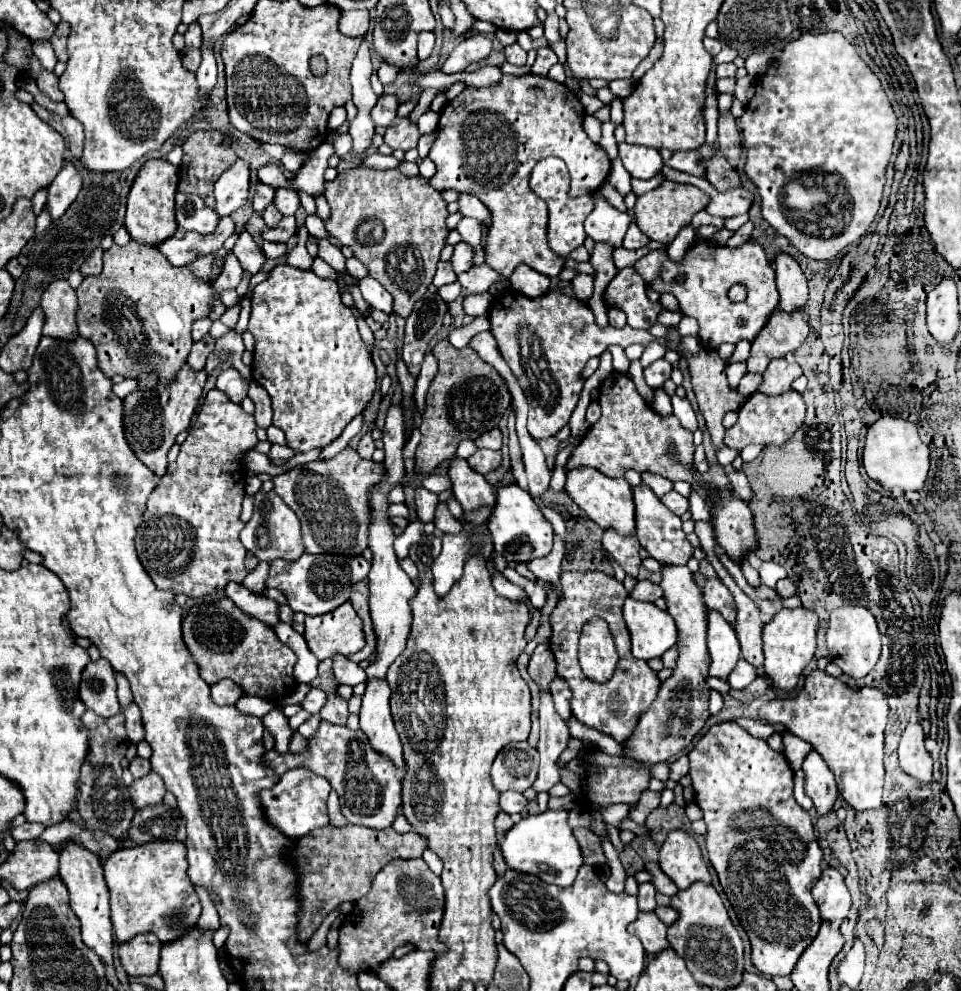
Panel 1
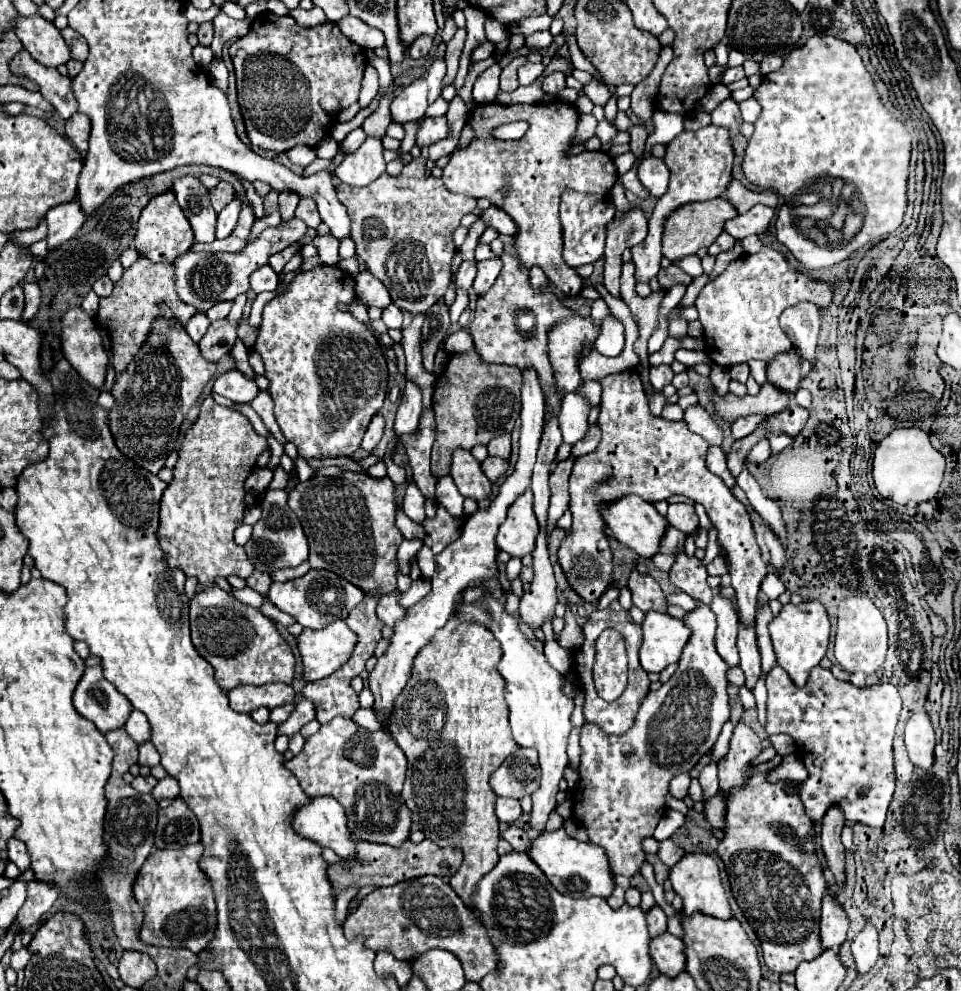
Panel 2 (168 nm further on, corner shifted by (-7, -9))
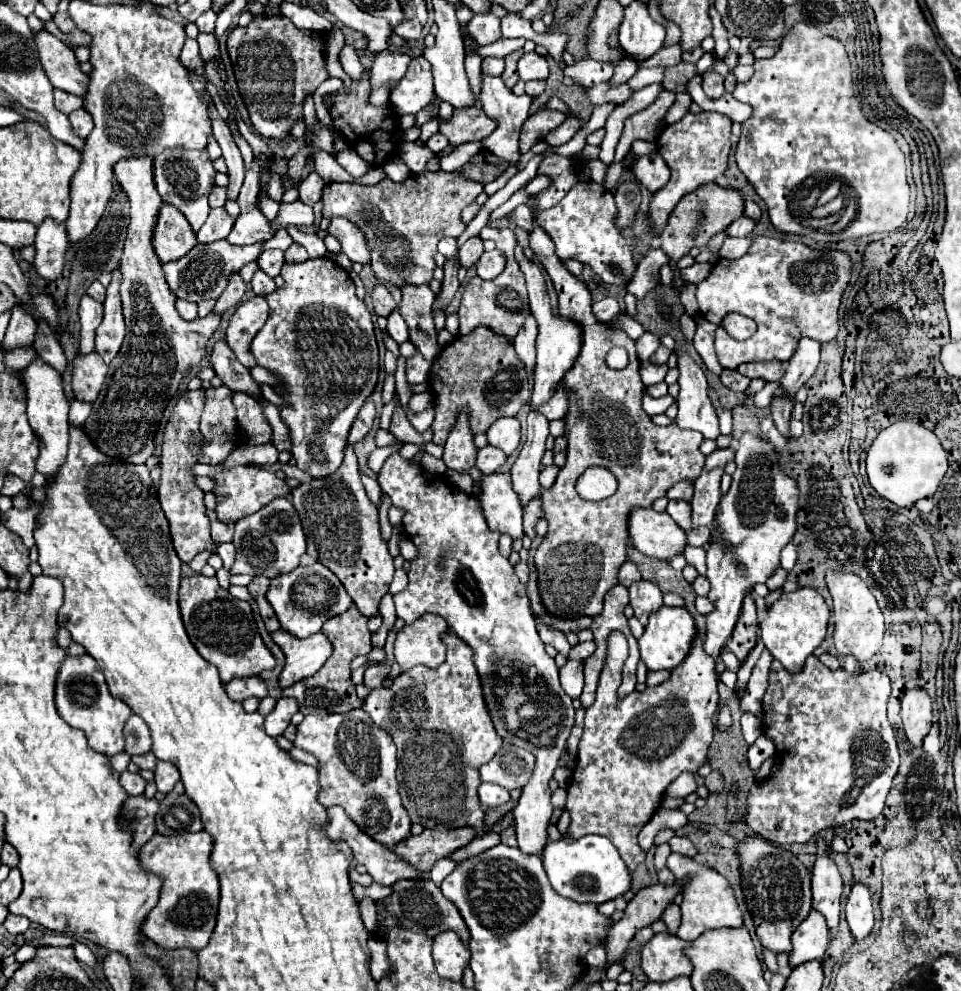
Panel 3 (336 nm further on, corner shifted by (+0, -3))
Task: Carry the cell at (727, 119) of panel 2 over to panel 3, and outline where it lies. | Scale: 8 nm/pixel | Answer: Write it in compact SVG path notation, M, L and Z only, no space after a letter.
M715 71L703 73L703 83L701 83L701 87L703 87L703 91L705 91L709 97L713 97L713 99L717 99L717 97L721 97L721 95L725 93L725 89L723 89L723 77L721 77L719 73L715 73Z

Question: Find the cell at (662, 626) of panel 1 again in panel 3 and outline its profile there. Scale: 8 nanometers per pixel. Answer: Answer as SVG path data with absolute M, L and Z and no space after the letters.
M661 607L657 613L649 617L649 625L639 639L639 649L641 649L641 659L645 661L647 669L651 671L661 671L661 669L675 669L685 661L689 655L691 643L697 637L697 625L691 613L685 607Z

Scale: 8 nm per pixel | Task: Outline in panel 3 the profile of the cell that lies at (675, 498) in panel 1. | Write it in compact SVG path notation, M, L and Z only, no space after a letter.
M669 501L667 513L671 515L671 519L683 529L683 531L691 531L691 505L687 501Z

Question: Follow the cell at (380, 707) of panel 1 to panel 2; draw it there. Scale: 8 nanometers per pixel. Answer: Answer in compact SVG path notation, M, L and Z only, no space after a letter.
M532 369L524 371L522 375L524 375L524 385L522 385L522 413L520 413L520 419L522 419L520 451L518 451L518 463L516 463L512 475L506 477L506 481L500 485L500 493L492 499L492 503L488 507L482 507L476 513L466 517L460 537L454 543L450 543L440 555L436 555L438 569L432 577L432 591L422 601L418 601L414 607L408 609L408 611L412 611L412 615L408 615L408 619L404 619L404 623L400 623L400 627L396 627L388 651L378 659L378 665L374 667L374 671L370 671L368 687L374 695L374 713L382 719L382 723L388 723L388 719L392 717L394 701L400 695L400 691L406 687L406 681L412 675L414 657L418 655L418 651L422 647L426 647L434 639L434 633L440 627L444 627L444 623L450 619L456 599L460 597L460 591L464 587L468 587L470 583L478 583L480 579L500 581L494 537L498 533L498 527L504 523L506 511L512 505L512 501L516 501L530 487L532 467L536 463L540 431L542 431L542 423L544 423L544 395L540 391L538 377Z

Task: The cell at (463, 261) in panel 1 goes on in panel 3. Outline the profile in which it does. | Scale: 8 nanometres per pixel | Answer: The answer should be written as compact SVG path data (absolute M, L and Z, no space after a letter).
M499 249L487 251L481 255L479 263L477 263L477 275L481 279L495 279L497 273L501 273L505 269L505 255Z

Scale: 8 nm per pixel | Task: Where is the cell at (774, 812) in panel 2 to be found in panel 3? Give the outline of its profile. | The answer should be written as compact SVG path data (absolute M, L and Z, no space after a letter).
M745 837L737 847L741 857L743 893L747 909L753 915L757 937L765 949L787 953L791 949L791 933L811 911L811 873L799 863L791 851L773 847L763 837Z

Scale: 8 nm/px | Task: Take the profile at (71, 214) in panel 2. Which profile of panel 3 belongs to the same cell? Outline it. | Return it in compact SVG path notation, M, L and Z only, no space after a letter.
M43 221L37 227L35 237L35 261L33 267L39 277L47 281L55 281L63 273L65 251L69 247L65 225L57 225L55 221Z

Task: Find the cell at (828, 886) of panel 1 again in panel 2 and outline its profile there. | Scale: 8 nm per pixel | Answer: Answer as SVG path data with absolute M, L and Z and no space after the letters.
M826 893L822 899L822 921L820 921L820 941L824 949L838 949L846 941L850 919L844 907Z

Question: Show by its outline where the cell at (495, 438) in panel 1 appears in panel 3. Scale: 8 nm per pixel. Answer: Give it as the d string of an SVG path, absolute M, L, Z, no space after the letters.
M501 417L497 419L489 431L487 431L489 445L503 449L507 455L511 455L521 441L521 425L517 417Z

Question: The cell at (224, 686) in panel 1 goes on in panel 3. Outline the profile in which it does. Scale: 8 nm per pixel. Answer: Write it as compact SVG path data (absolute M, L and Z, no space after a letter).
M259 675L257 677L239 677L239 679L229 681L225 685L225 691L233 701L243 701L247 697L263 699L267 695L267 685Z

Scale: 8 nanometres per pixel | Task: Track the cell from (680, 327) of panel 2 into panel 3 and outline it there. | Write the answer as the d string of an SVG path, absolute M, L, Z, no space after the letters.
M707 183L697 187L693 193L685 195L677 207L673 209L673 213L669 215L669 221L663 229L663 233L659 235L661 239L661 249L671 257L671 267L675 267L675 263L687 255L693 247L703 249L707 247L709 239L717 233L723 233L735 219L739 219L743 215L745 209L745 199L737 189L723 189L717 183Z

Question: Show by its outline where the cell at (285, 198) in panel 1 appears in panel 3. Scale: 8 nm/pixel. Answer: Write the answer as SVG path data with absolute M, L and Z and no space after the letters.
M311 173L307 179L303 179L299 183L299 199L305 201L307 205L315 205L323 195L323 187L325 185L327 183L317 173Z

